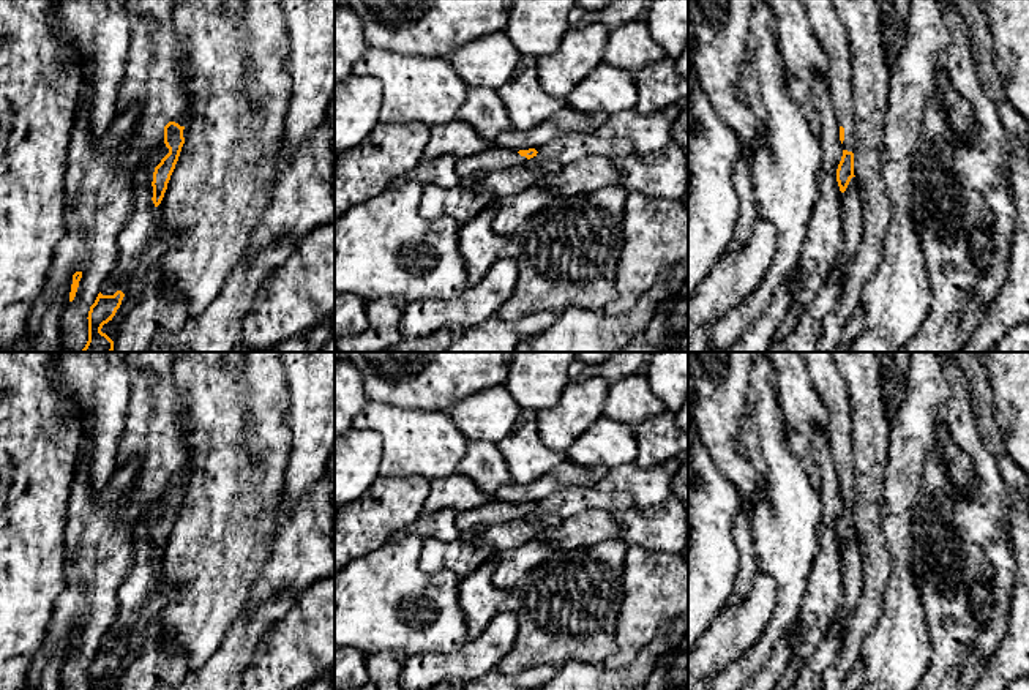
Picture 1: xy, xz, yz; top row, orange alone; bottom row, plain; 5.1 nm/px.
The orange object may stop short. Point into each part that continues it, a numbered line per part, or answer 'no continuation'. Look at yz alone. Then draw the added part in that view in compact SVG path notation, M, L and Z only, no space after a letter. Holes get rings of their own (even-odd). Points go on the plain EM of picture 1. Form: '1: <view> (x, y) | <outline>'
1: yz (827, 381) | M800 352L806 377L827 412L825 436L836 475L844 482L843 504L854 507L854 429L846 381L832 352Z

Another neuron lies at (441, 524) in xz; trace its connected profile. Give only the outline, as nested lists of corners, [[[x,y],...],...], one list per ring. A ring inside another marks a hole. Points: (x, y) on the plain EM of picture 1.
[[[453,508],[423,513],[415,523],[404,527],[404,532],[418,535],[423,540],[437,538],[440,542],[455,542],[461,535],[456,518],[458,512]]]

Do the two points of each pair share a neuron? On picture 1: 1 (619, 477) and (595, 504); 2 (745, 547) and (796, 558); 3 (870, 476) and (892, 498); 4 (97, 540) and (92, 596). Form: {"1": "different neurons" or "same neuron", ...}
{"1": "different neurons", "2": "different neurons", "3": "different neurons", "4": "same neuron"}

